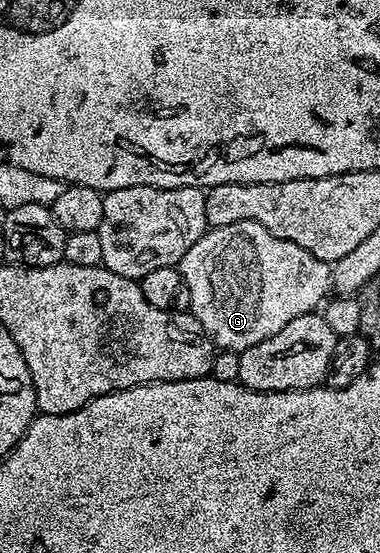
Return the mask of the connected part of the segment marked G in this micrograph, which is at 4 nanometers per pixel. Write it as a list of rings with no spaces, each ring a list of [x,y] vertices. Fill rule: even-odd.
[[[240,220],[236,224],[215,226],[207,229],[202,238],[196,240],[196,244],[192,244],[192,248],[188,248],[188,252],[184,252],[180,269],[184,284],[190,293],[189,313],[193,314],[195,320],[201,324],[204,332],[214,341],[214,345],[219,351],[233,350],[241,352],[252,348],[252,344],[260,344],[260,340],[268,340],[268,336],[276,336],[276,332],[280,332],[280,328],[284,328],[284,324],[292,324],[292,320],[296,320],[296,316],[315,313],[323,305],[324,299],[327,297],[332,266],[331,263],[321,262],[319,258],[312,256],[304,248],[300,248],[300,244],[292,244],[292,240],[284,240],[283,238],[272,236],[272,232],[268,232],[268,228],[264,228],[252,220]]]

